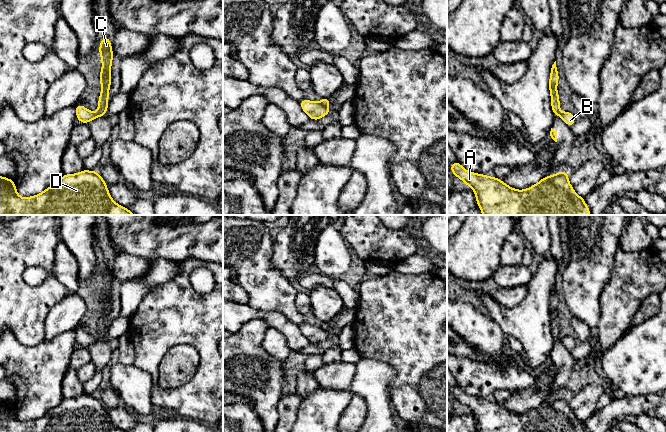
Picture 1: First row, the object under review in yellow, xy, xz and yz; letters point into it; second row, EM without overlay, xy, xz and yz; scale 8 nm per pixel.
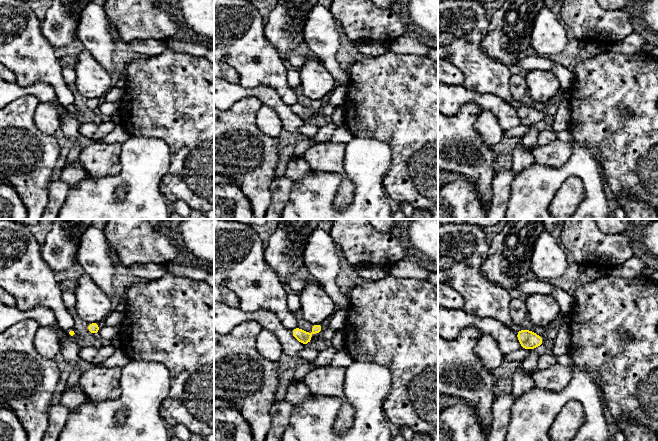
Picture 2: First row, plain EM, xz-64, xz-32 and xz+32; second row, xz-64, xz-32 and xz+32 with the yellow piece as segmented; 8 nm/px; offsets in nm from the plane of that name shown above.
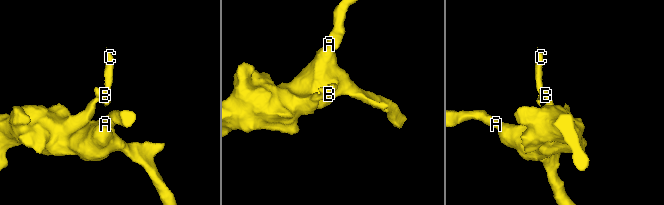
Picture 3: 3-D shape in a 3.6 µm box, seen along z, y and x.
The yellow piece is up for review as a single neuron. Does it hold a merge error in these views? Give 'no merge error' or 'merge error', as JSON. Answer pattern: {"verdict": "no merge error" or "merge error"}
{"verdict": "merge error"}

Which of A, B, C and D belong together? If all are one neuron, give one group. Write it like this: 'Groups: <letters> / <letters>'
Groups: A B D / C

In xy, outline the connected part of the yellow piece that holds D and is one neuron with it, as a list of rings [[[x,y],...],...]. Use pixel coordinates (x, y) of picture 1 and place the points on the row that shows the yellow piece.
[[[84,169],[75,174],[63,174],[61,179],[43,192],[20,197],[14,180],[0,176],[0,215],[136,215],[117,204],[110,196],[107,183],[98,171]]]

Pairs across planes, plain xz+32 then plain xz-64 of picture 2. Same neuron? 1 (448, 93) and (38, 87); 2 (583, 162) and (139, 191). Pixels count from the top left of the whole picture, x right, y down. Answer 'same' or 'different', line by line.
1: same
2: same

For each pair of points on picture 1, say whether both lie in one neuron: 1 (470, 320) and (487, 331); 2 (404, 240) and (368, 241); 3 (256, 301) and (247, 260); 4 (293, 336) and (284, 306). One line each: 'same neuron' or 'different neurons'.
1: same neuron
2: same neuron
3: same neuron
4: different neurons

